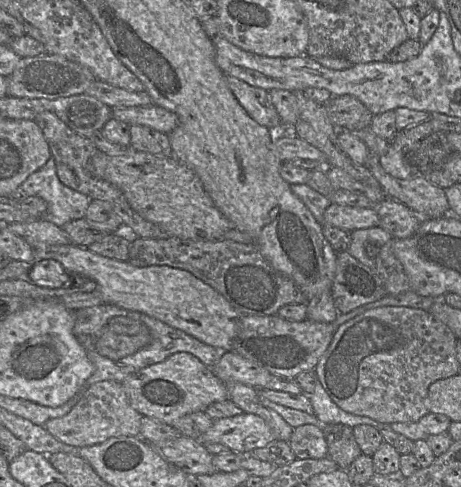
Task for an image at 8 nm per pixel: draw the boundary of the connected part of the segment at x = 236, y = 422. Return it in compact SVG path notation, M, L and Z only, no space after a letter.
M242 413L238 416L214 420L212 427L196 441L202 445L223 444L235 453L251 455L254 450L263 448L274 440L276 440L275 433L263 418L251 413Z

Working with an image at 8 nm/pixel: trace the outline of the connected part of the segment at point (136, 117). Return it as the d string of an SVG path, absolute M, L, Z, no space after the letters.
M155 105L116 107L112 118L128 125L142 125L169 134L178 125L178 116L165 108Z

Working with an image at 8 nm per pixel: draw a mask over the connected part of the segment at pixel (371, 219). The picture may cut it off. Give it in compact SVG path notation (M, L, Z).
M330 204L325 210L323 224L347 231L370 228L379 225L379 217L374 208L358 208L340 204Z

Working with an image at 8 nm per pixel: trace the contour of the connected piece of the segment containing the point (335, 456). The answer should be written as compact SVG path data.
M327 424L322 425L322 430L328 448L327 457L335 462L339 469L347 470L362 454L353 428L345 424Z

